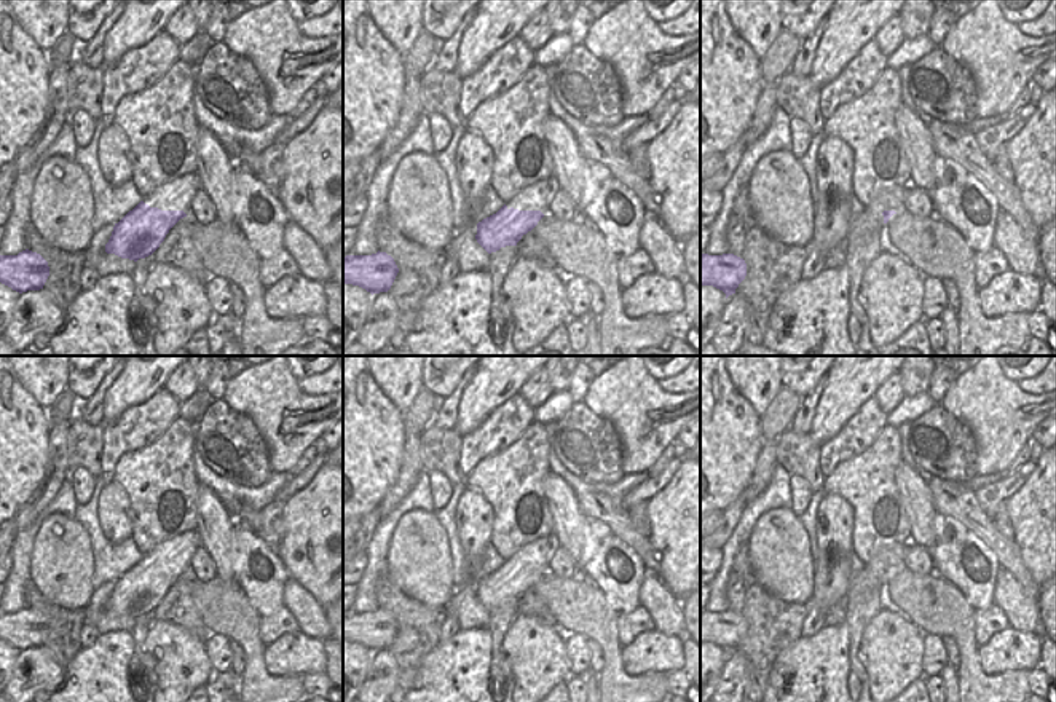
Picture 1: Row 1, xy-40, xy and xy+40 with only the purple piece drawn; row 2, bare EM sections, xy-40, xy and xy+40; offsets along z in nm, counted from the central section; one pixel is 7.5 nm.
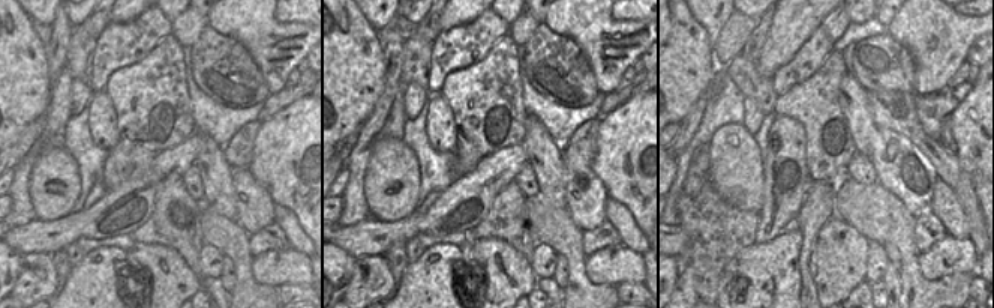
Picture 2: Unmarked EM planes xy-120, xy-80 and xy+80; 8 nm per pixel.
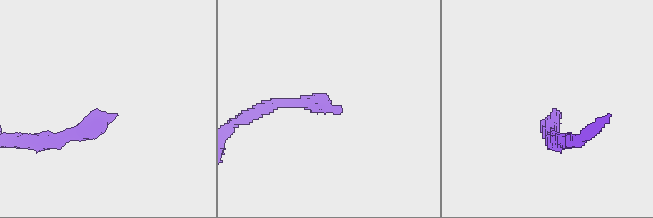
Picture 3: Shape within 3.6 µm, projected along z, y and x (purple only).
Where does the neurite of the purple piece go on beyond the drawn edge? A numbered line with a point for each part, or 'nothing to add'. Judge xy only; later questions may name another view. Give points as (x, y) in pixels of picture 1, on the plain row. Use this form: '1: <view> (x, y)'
1: xy (535, 554)

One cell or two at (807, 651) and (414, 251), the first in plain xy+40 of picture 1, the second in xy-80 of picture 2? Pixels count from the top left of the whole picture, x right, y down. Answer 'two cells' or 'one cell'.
two cells

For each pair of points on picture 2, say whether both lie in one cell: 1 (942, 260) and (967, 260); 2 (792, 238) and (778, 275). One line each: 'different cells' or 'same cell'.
1: same cell
2: same cell

